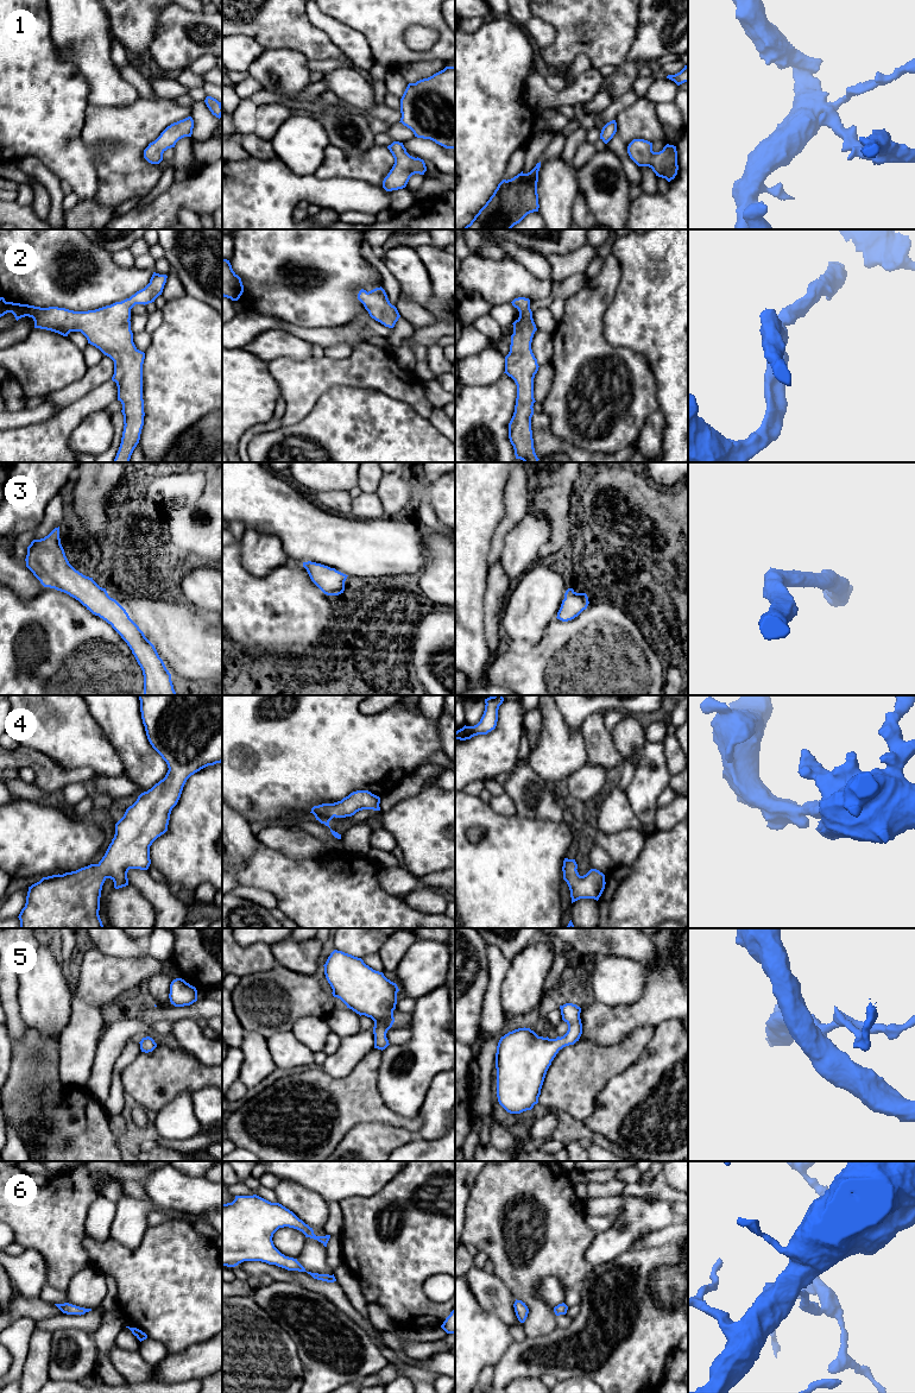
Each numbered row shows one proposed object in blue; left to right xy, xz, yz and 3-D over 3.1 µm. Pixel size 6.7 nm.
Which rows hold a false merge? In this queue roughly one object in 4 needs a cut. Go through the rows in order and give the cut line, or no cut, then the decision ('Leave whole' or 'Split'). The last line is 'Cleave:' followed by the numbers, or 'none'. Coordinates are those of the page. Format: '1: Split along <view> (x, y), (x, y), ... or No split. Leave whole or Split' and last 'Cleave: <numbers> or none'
1: No split. Leave whole
2: No split. Leave whole
3: No split. Leave whole
4: No split. Leave whole
5: No split. Leave whole
6: No split. Leave whole
Cleave: none

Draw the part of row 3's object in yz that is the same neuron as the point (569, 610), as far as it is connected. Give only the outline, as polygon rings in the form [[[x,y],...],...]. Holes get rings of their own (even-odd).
[[[568,588],[556,618],[562,622],[572,620],[586,610],[588,604],[586,593],[576,593],[573,588]]]

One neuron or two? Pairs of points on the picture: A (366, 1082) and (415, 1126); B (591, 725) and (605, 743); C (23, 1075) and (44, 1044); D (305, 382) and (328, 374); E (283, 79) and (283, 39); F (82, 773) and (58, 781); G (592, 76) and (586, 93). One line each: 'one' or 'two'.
A: one
B: one
C: one
D: one
E: two
F: one
G: one

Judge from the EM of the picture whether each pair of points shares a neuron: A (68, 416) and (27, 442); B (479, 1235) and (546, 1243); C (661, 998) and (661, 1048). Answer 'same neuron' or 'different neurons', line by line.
A: same neuron
B: same neuron
C: different neurons

